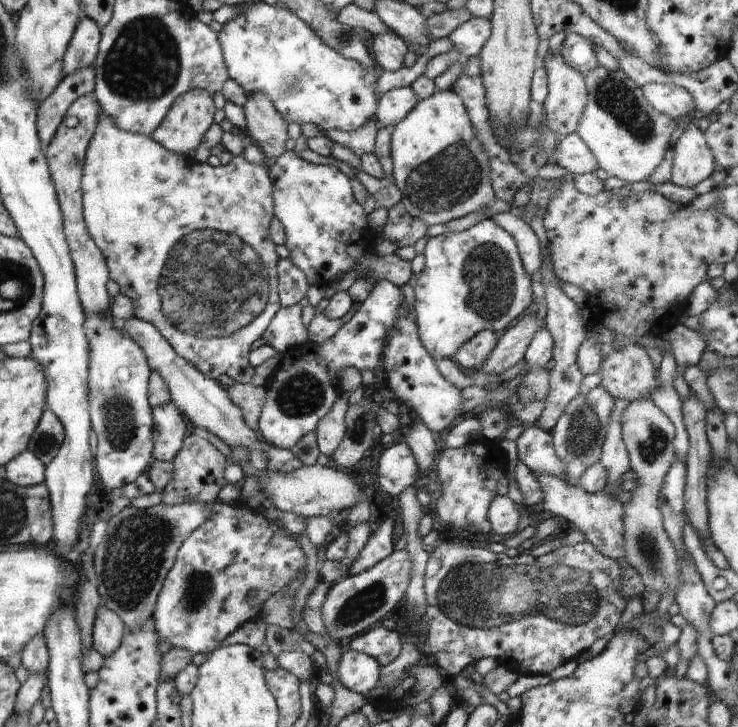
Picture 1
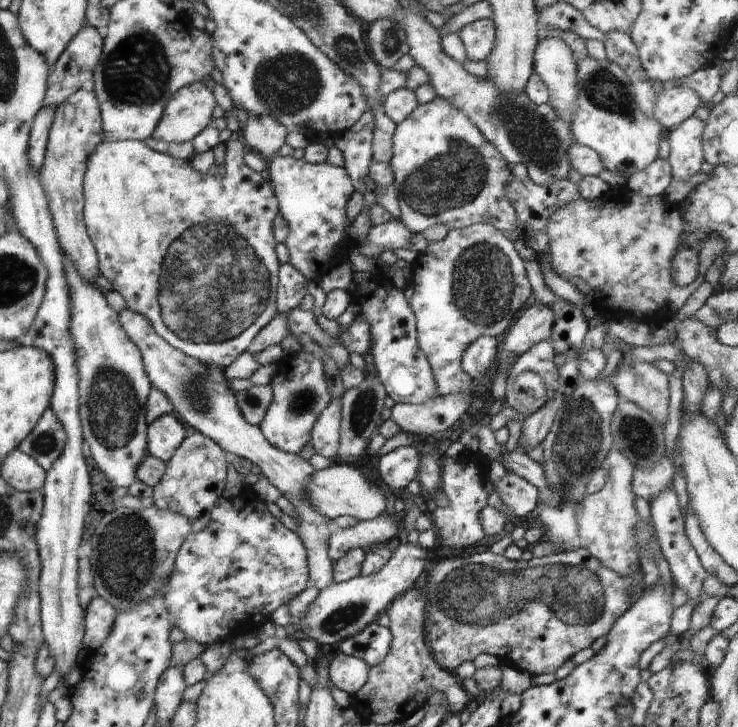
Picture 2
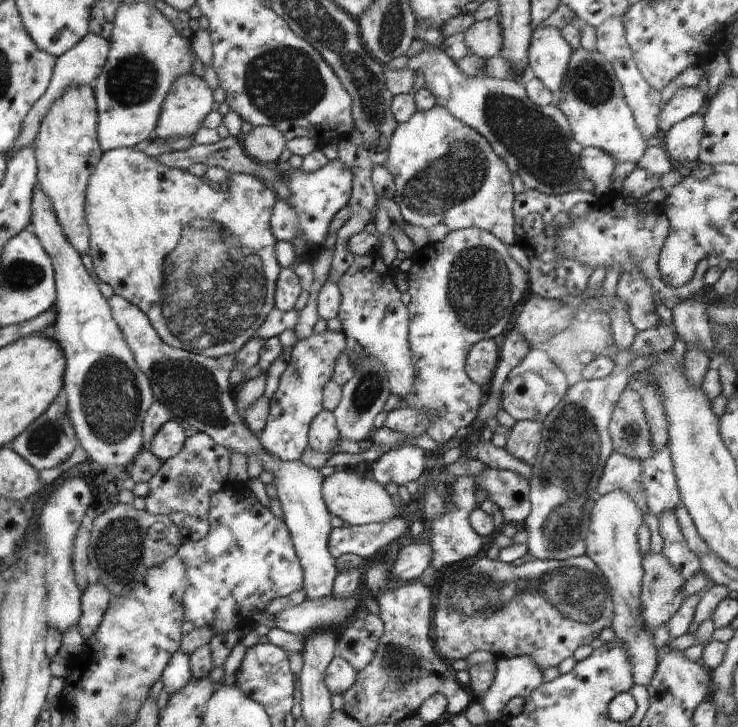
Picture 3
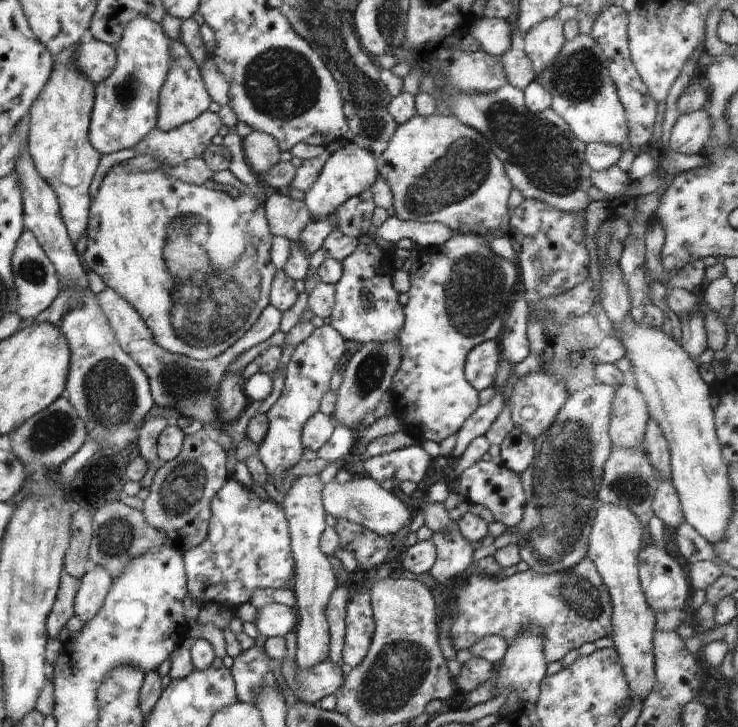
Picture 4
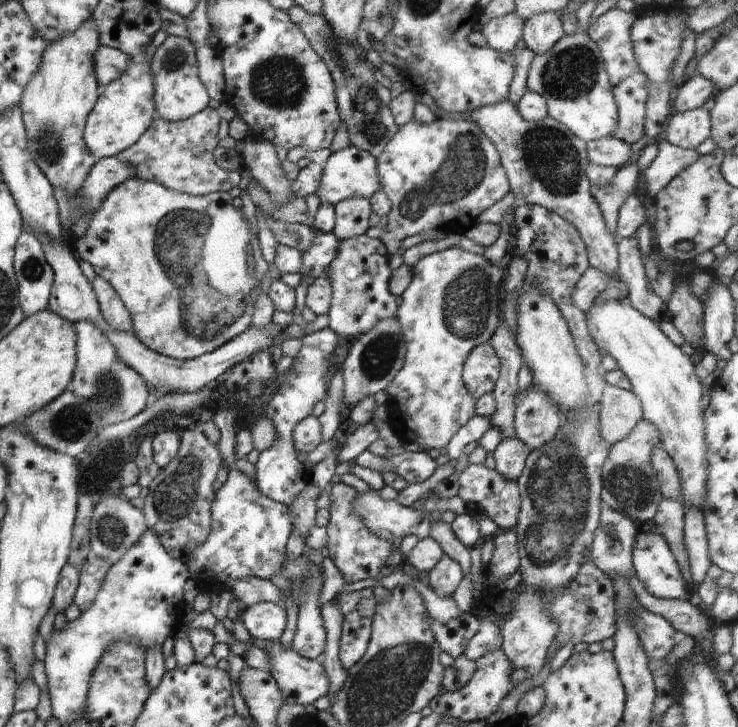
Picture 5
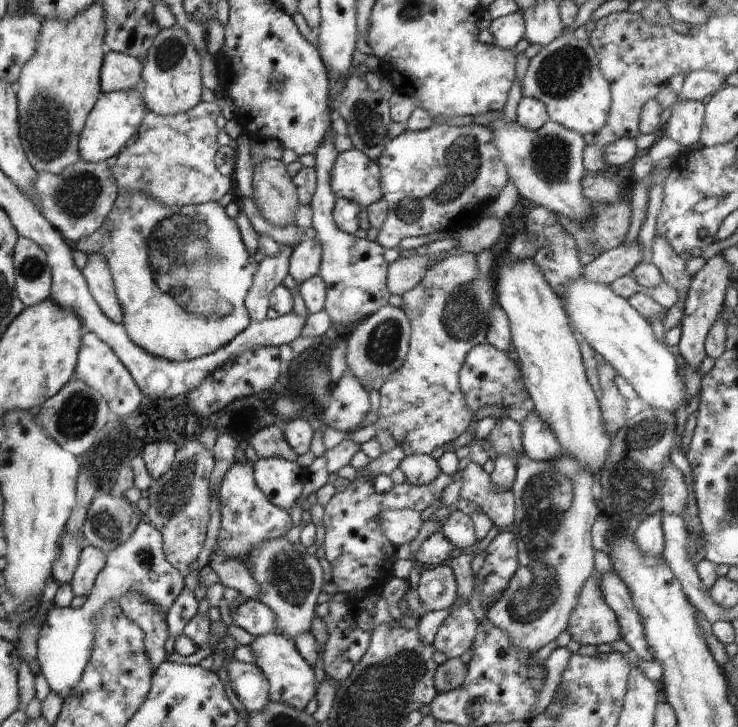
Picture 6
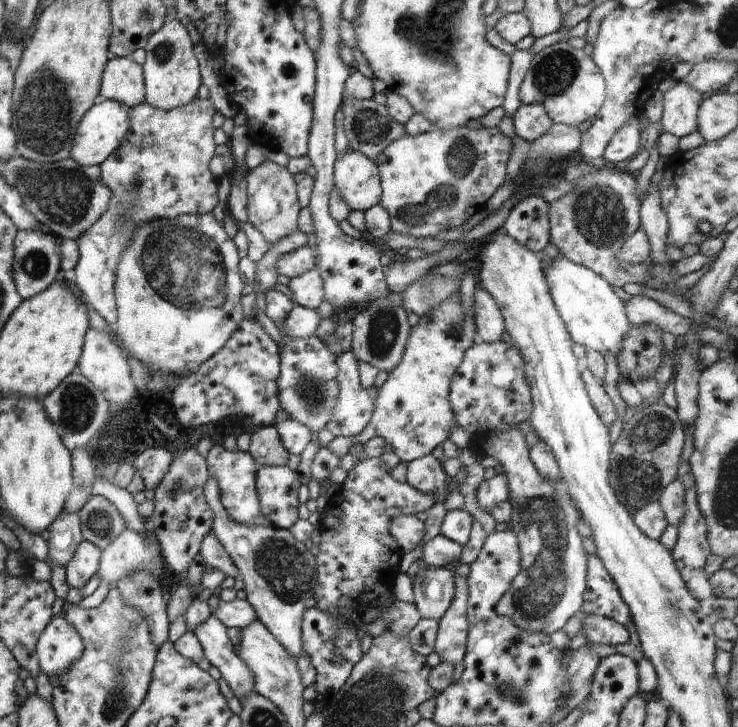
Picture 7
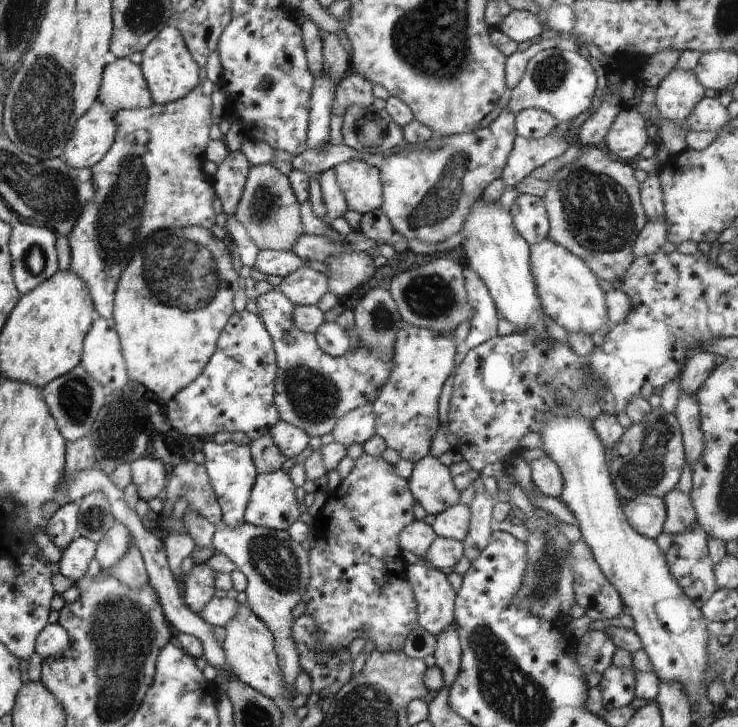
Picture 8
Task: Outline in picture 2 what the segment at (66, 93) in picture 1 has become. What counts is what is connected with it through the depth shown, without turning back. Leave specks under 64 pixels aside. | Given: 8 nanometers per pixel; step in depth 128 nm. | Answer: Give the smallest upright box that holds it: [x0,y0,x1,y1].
[29,105,56,171]

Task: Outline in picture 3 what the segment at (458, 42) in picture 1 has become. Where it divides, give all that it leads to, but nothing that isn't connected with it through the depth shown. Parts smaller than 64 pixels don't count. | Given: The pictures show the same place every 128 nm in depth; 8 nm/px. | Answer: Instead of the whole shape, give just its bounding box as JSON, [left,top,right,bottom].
[463,21,503,60]

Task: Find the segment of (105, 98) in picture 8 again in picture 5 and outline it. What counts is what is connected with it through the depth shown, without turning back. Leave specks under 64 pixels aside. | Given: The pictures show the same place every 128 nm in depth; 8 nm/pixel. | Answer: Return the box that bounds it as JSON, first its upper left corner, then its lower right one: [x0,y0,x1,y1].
[94,45,130,88]

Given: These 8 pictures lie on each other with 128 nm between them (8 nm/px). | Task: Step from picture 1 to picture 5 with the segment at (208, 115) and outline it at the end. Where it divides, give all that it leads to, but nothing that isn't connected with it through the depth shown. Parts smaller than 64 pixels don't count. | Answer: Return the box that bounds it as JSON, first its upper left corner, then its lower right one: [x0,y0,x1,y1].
[150,35,211,122]

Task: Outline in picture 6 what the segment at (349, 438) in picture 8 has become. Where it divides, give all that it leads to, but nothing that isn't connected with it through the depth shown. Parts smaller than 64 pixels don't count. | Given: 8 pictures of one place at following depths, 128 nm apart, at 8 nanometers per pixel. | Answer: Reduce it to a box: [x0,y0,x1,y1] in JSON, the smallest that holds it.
[320,370,370,432]

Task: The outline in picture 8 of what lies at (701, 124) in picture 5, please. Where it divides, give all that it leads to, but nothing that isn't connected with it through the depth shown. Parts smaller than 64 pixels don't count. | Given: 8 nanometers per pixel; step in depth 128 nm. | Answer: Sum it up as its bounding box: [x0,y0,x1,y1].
[656,68,704,124]

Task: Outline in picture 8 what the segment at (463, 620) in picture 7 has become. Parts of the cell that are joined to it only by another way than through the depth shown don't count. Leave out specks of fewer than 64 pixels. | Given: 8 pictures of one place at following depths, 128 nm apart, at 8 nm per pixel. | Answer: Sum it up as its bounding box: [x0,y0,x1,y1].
[433,624,461,690]

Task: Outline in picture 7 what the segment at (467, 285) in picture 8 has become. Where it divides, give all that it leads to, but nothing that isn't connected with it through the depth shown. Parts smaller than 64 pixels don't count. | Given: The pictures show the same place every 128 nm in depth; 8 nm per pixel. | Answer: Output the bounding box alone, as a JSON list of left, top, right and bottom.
[474,284,505,343]

